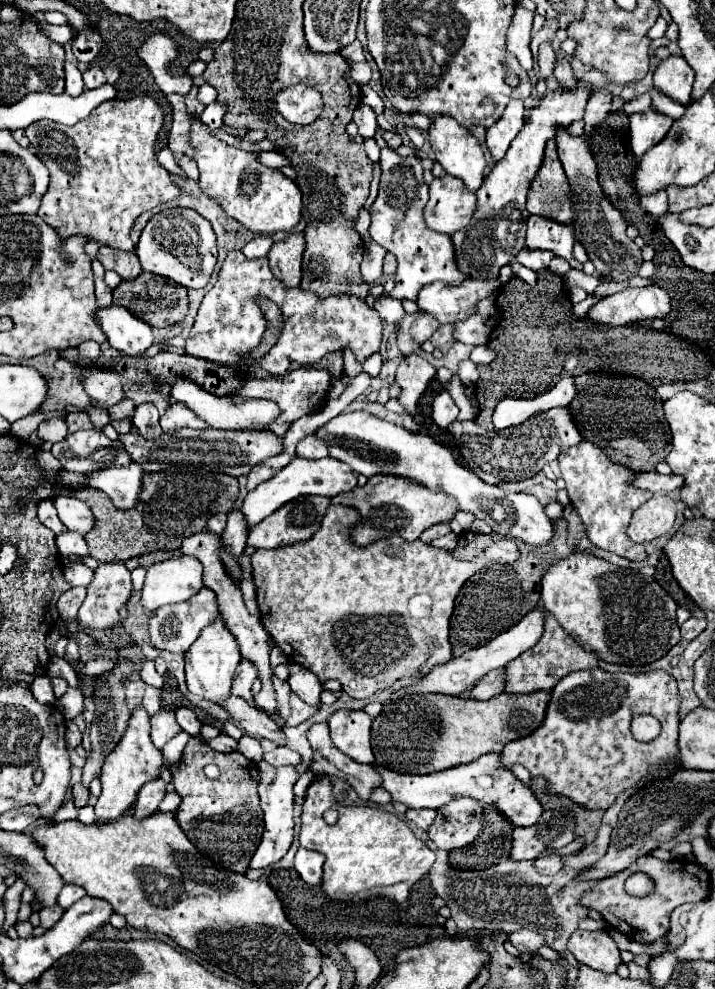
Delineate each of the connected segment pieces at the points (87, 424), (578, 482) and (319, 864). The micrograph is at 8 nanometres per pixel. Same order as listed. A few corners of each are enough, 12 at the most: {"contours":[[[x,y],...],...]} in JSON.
{"contours":[[[85,412],[67,414],[69,432],[93,428]],[[587,440],[559,460],[571,504],[595,546],[631,562],[635,508],[653,496],[637,472]],[[299,848],[295,870],[307,884],[319,884],[323,854]]]}

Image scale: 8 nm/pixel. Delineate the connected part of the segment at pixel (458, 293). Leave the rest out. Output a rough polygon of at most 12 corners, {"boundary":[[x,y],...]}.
{"boundary":[[497,280],[435,282],[419,292],[419,308],[455,324],[499,288]]}

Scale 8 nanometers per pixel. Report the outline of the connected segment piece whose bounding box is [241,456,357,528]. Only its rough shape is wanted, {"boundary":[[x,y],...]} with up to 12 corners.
{"boundary":[[295,456],[247,492],[247,528],[297,496],[353,490],[351,466]]}

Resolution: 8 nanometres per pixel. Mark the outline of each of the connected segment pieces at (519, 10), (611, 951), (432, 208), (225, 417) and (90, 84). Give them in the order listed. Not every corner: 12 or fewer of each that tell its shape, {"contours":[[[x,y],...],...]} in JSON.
{"contours":[[[515,6],[507,30],[507,50],[527,72],[533,68],[529,50],[533,12]],[[575,930],[569,952],[585,966],[615,972],[621,954],[613,938]],[[445,174],[429,186],[425,222],[455,234],[475,212],[475,192]],[[179,378],[173,386],[211,428],[267,430],[279,406],[233,404]],[[101,68],[83,74],[85,88],[97,88],[107,82]]]}

